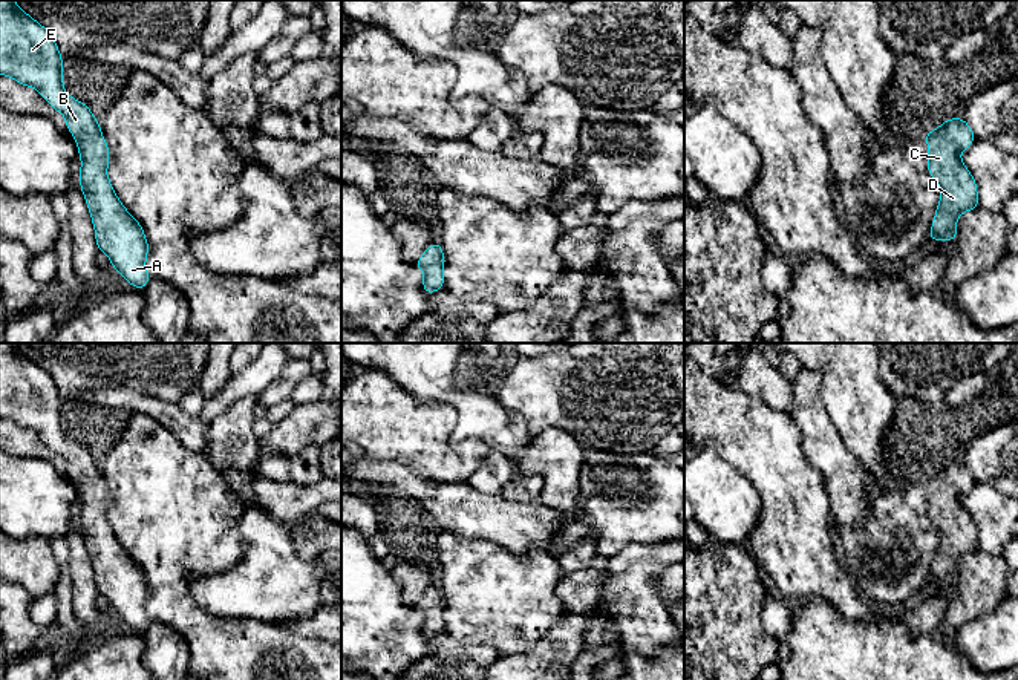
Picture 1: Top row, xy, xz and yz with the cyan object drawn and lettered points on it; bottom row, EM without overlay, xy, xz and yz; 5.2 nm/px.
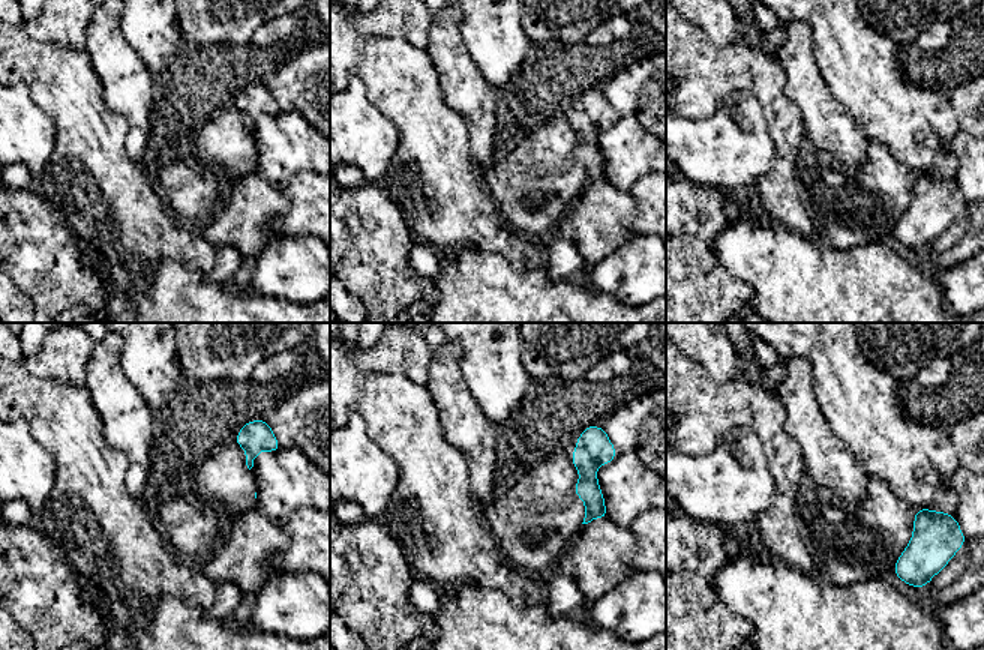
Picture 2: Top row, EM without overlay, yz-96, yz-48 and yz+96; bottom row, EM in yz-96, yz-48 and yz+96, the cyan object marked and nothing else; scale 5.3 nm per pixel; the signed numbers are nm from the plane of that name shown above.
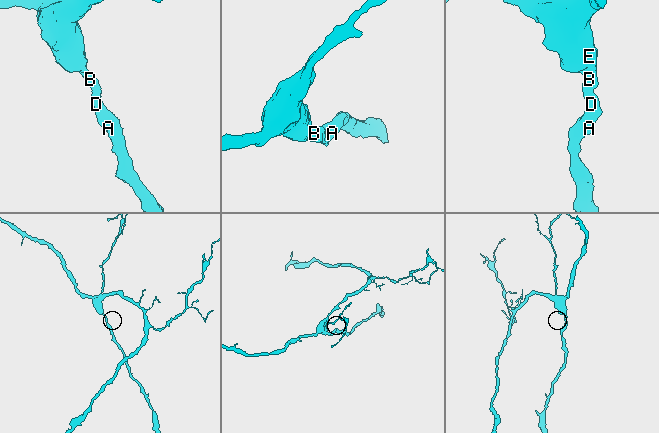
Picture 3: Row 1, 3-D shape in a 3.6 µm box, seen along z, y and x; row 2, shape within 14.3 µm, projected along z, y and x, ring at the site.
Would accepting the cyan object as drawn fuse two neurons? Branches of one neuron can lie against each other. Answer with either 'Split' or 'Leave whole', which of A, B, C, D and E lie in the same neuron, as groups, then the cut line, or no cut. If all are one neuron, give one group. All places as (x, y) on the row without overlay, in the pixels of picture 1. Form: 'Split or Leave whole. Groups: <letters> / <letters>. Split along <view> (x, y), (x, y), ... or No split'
Leave whole. Groups: A B C D E. No split

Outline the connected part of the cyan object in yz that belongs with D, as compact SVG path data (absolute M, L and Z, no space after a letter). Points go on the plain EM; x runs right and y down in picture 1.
M949 461L938 472L925 478L928 516L941 531L929 584L957 582L957 562L969 553L978 551L977 524L960 501L977 481L964 461Z

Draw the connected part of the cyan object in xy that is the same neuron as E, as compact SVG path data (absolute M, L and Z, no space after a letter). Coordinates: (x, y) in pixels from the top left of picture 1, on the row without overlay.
M0 343L0 418L35 430L41 440L66 461L69 476L75 479L81 501L80 530L95 571L98 594L109 599L112 610L136 633L144 633L150 619L145 613L148 585L141 567L118 542L109 521L109 489L101 478L101 469L90 452L64 435L63 401L52 377L28 358L14 343Z

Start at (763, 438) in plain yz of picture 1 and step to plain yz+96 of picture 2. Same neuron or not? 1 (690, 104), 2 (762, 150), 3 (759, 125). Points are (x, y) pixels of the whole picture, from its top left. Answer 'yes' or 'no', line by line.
1: yes
2: no
3: no

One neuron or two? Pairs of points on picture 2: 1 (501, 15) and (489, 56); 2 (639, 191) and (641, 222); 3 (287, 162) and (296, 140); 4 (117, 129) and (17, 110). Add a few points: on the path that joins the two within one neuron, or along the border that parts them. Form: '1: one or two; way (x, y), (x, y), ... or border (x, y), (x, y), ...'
1: one; way (494, 26), (494, 45)
2: one; way (644, 198), (644, 215)
3: one; way (287, 156), (290, 146)
4: two; border (27, 87), (27, 95), (53, 122), (54, 150)

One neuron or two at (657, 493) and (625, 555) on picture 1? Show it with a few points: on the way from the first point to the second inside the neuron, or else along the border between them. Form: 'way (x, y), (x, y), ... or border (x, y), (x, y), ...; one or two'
border (666, 539), (648, 544), (628, 544), (608, 559); two

